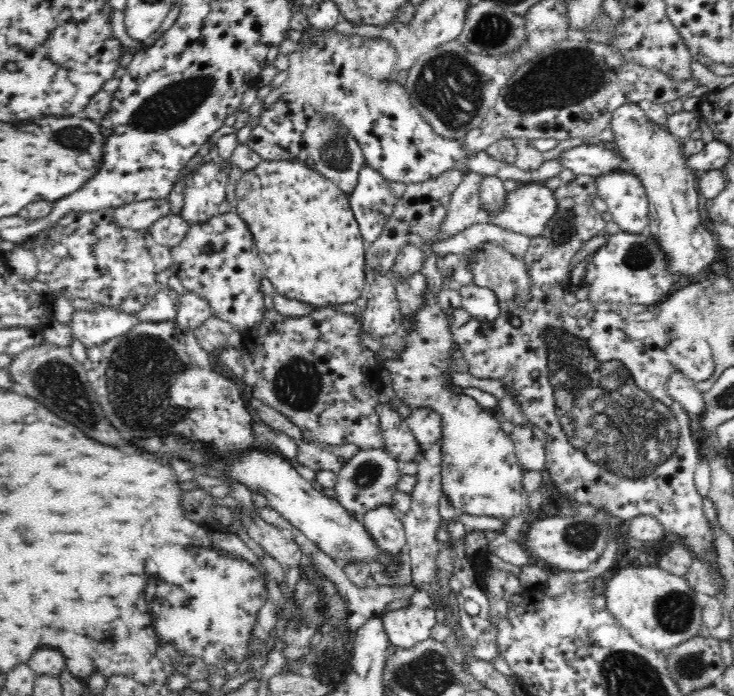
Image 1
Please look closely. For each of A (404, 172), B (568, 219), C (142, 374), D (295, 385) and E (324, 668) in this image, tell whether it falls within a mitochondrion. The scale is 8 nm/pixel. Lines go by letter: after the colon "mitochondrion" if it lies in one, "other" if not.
A: other
B: mitochondrion
C: mitochondrion
D: mitochondrion
E: other

